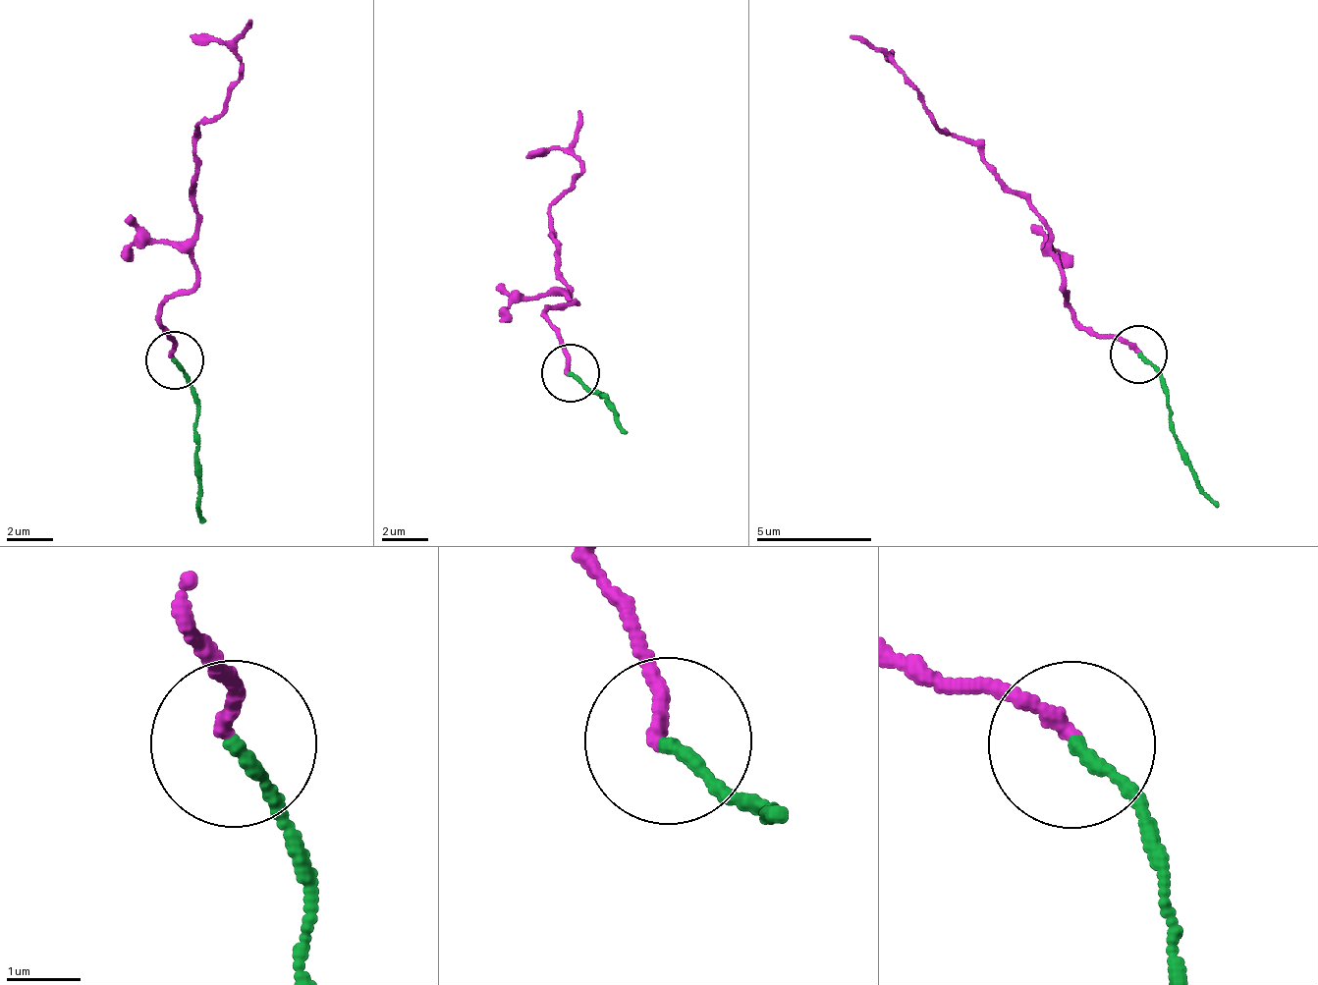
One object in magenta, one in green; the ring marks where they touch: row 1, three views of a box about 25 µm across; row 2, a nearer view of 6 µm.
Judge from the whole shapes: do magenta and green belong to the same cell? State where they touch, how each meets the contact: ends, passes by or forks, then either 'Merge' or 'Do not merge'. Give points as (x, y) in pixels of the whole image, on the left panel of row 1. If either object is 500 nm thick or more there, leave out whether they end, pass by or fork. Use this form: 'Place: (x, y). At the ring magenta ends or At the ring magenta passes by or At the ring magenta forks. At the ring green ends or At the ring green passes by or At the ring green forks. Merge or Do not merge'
Place: (174, 359). At the ring magenta ends. At the ring green ends. Do not merge

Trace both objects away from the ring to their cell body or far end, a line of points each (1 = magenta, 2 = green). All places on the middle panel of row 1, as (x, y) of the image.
1: (571, 371), (564, 338), (544, 317), (576, 303), (569, 292), (548, 208), (582, 168), (574, 136), (577, 109)
2: (572, 371), (606, 401), (624, 430)

